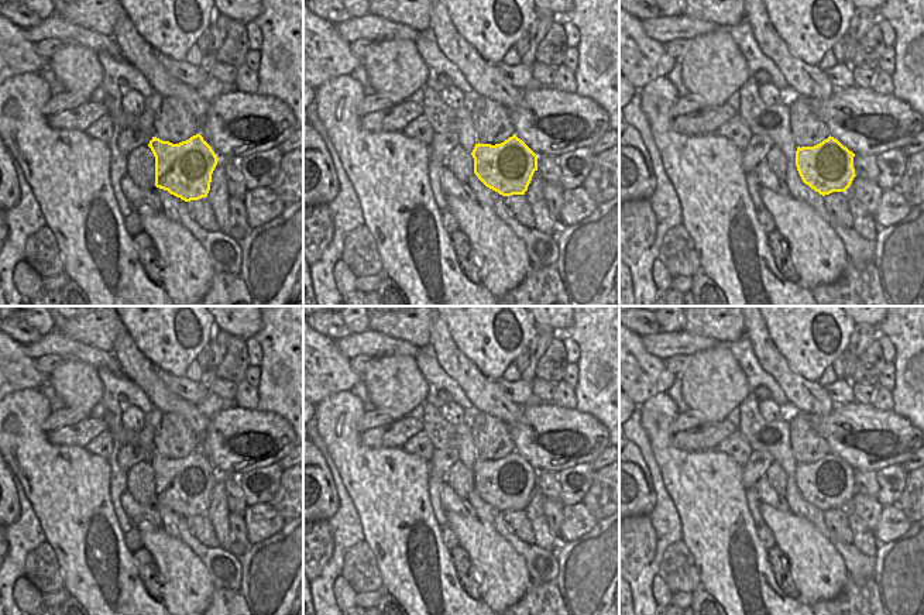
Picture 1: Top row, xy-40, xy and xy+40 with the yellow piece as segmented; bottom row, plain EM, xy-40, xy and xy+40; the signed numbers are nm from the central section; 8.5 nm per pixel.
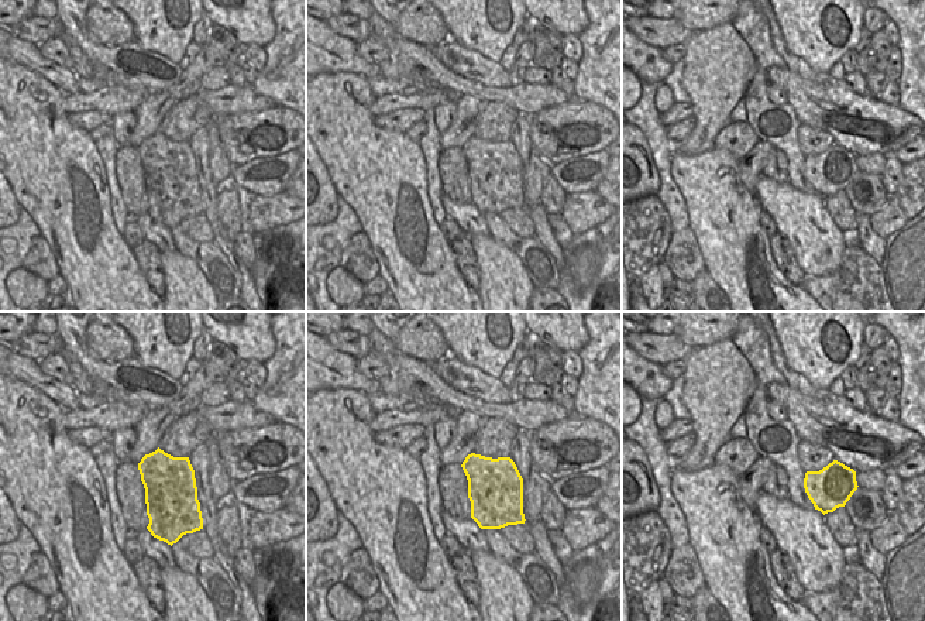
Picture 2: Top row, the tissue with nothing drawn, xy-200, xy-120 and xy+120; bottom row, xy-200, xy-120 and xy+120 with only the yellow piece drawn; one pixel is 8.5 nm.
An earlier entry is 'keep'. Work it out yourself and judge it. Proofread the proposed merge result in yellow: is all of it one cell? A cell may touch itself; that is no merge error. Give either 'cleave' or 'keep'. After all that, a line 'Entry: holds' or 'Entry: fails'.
cleave
Entry: fails

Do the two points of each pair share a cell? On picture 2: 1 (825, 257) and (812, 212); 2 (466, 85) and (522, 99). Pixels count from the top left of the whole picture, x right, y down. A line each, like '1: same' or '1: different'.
1: same
2: same

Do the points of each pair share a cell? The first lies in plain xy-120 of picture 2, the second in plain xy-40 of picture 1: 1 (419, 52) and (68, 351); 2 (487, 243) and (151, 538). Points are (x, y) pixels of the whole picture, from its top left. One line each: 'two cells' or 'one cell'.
1: one cell
2: one cell

